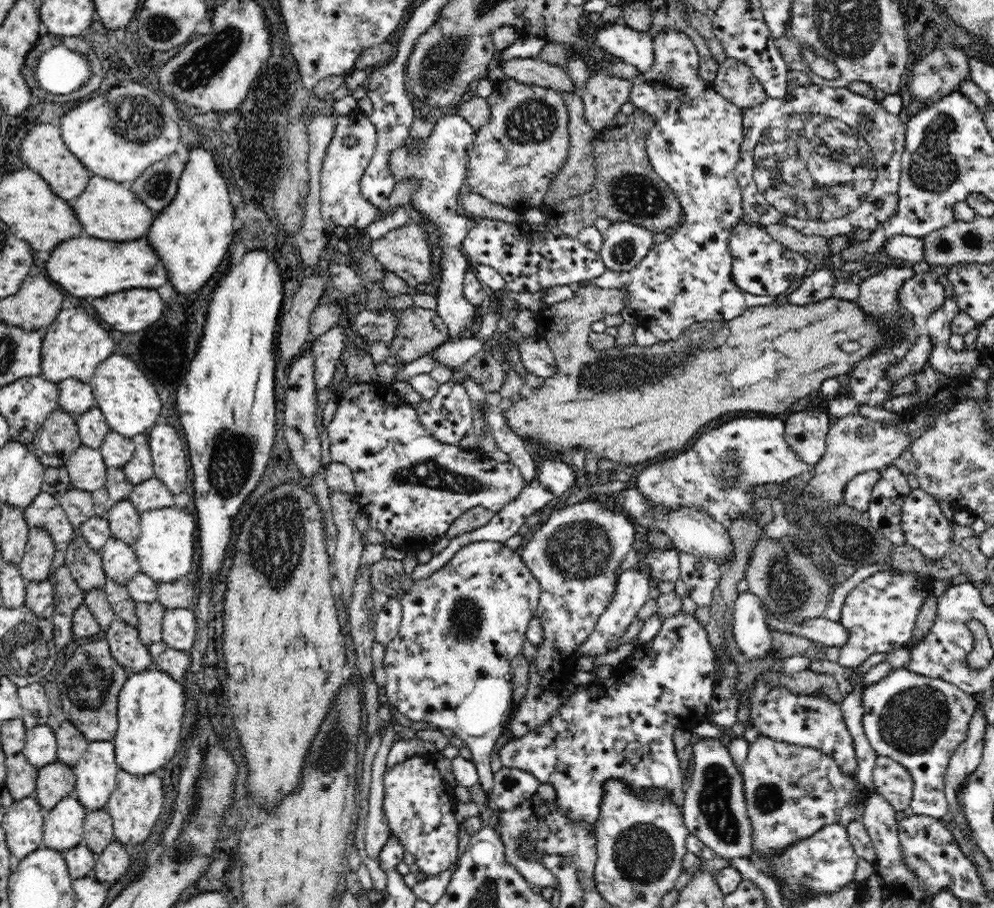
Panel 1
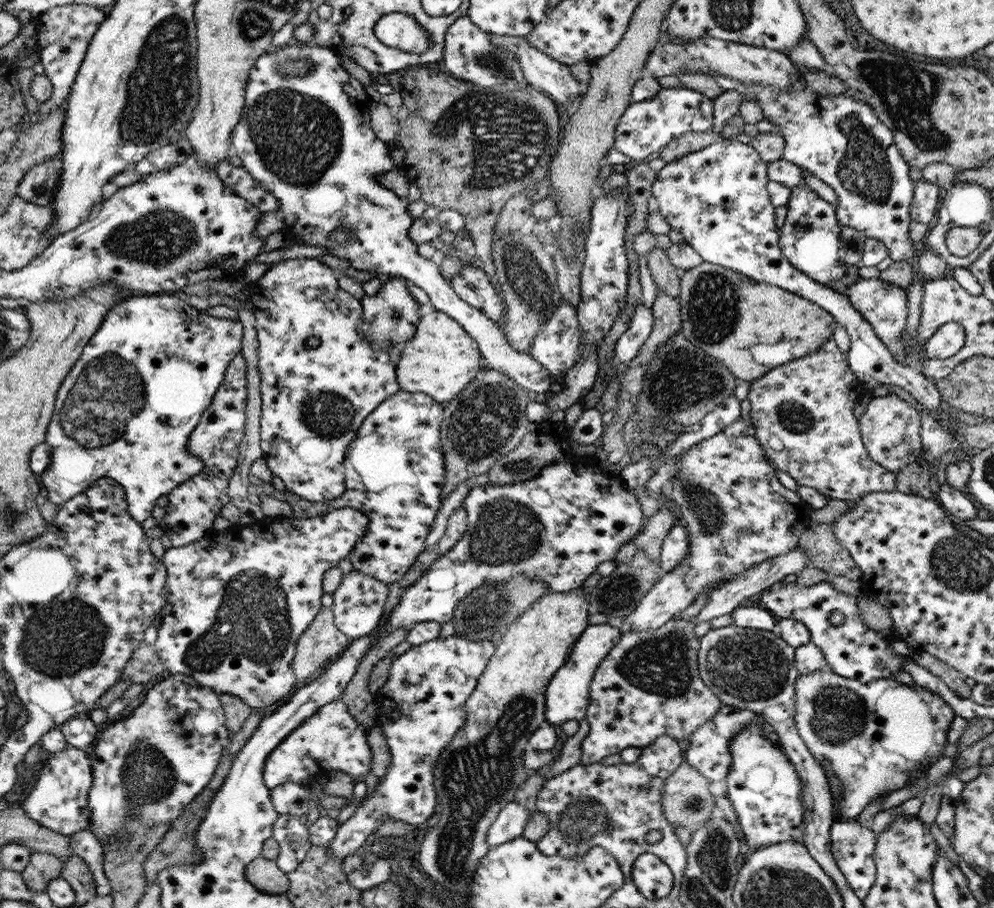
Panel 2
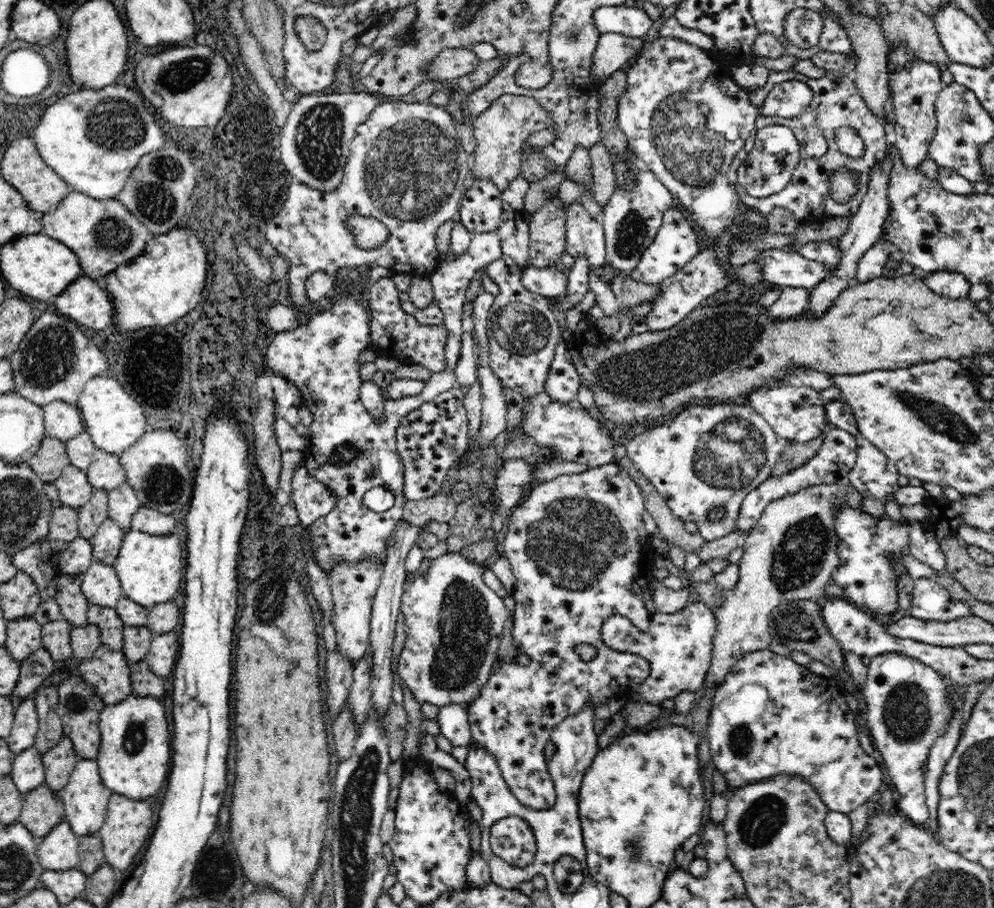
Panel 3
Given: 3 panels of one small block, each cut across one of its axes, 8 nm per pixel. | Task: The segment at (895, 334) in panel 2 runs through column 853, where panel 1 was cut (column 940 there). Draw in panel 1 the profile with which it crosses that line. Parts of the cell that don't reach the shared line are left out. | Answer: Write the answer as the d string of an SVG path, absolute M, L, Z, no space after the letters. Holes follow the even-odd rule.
M930 272L915 274L898 290L898 305L913 316L930 316L942 308L946 298L937 275Z

